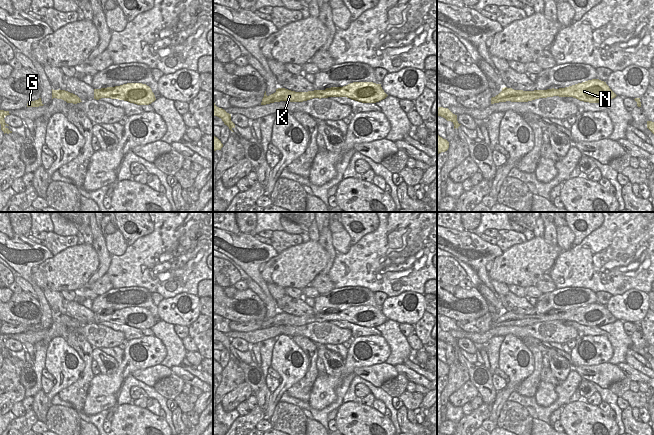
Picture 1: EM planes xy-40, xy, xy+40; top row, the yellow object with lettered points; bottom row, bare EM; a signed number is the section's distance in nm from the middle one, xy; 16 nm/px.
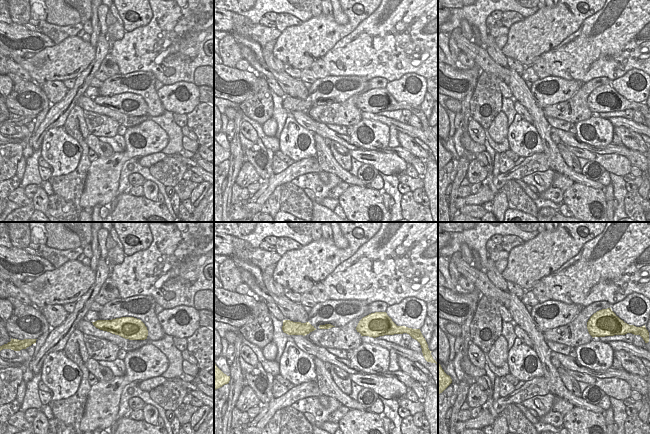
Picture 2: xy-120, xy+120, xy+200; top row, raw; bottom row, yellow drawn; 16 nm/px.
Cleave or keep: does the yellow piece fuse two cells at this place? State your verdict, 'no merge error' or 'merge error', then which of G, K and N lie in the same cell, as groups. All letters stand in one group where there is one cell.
merge error; G K / N

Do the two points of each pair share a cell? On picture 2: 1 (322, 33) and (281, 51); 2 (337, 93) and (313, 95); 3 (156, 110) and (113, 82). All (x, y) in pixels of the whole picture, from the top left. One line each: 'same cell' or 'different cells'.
1: same cell
2: same cell
3: same cell

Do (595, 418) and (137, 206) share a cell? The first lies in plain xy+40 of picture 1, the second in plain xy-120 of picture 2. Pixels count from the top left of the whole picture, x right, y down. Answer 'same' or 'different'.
same

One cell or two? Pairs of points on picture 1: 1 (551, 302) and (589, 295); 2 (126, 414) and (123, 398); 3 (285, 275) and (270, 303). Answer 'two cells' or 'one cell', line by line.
1: one cell
2: two cells
3: two cells

